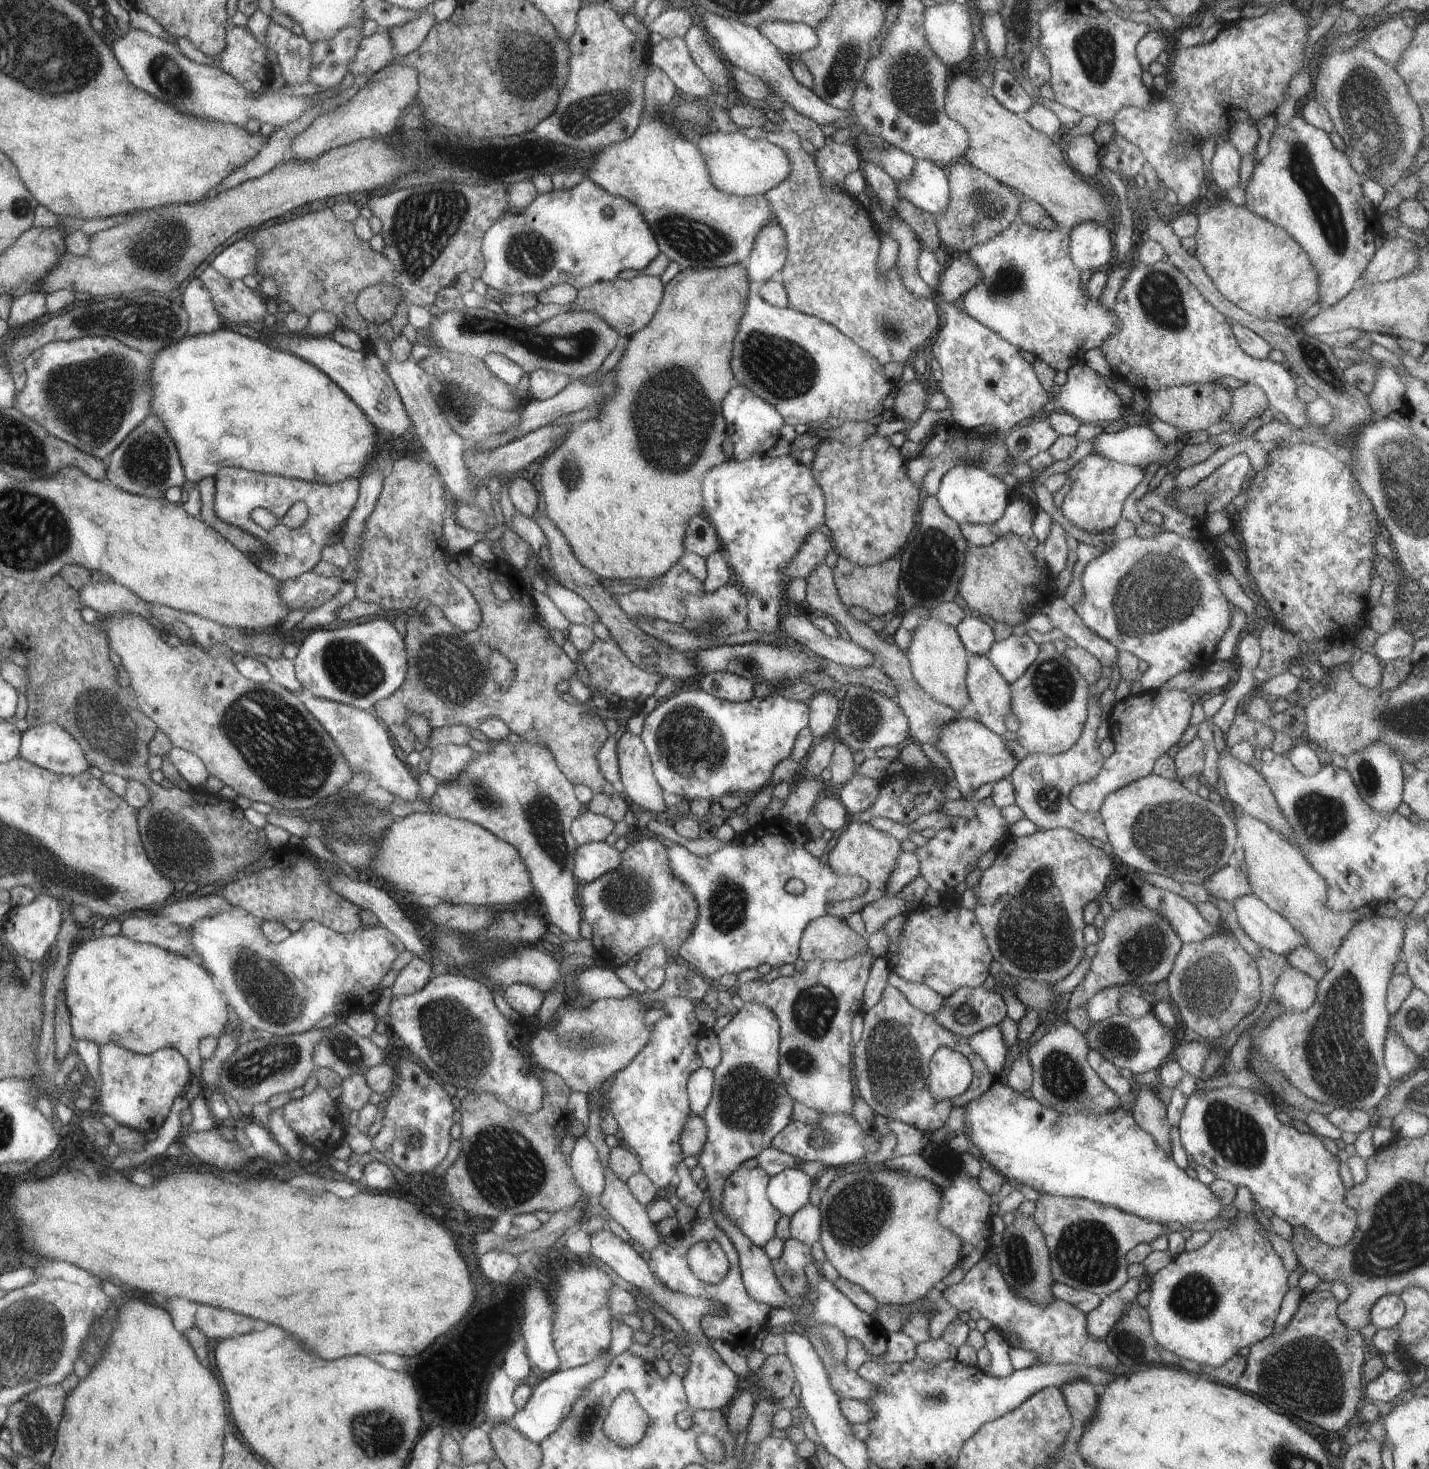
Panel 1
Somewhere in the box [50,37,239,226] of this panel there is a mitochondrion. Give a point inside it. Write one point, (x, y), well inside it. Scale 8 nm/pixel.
(176, 83)

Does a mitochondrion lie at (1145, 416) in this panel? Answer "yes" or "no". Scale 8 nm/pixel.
no

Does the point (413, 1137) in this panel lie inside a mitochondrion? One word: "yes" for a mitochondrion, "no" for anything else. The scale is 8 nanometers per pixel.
yes

